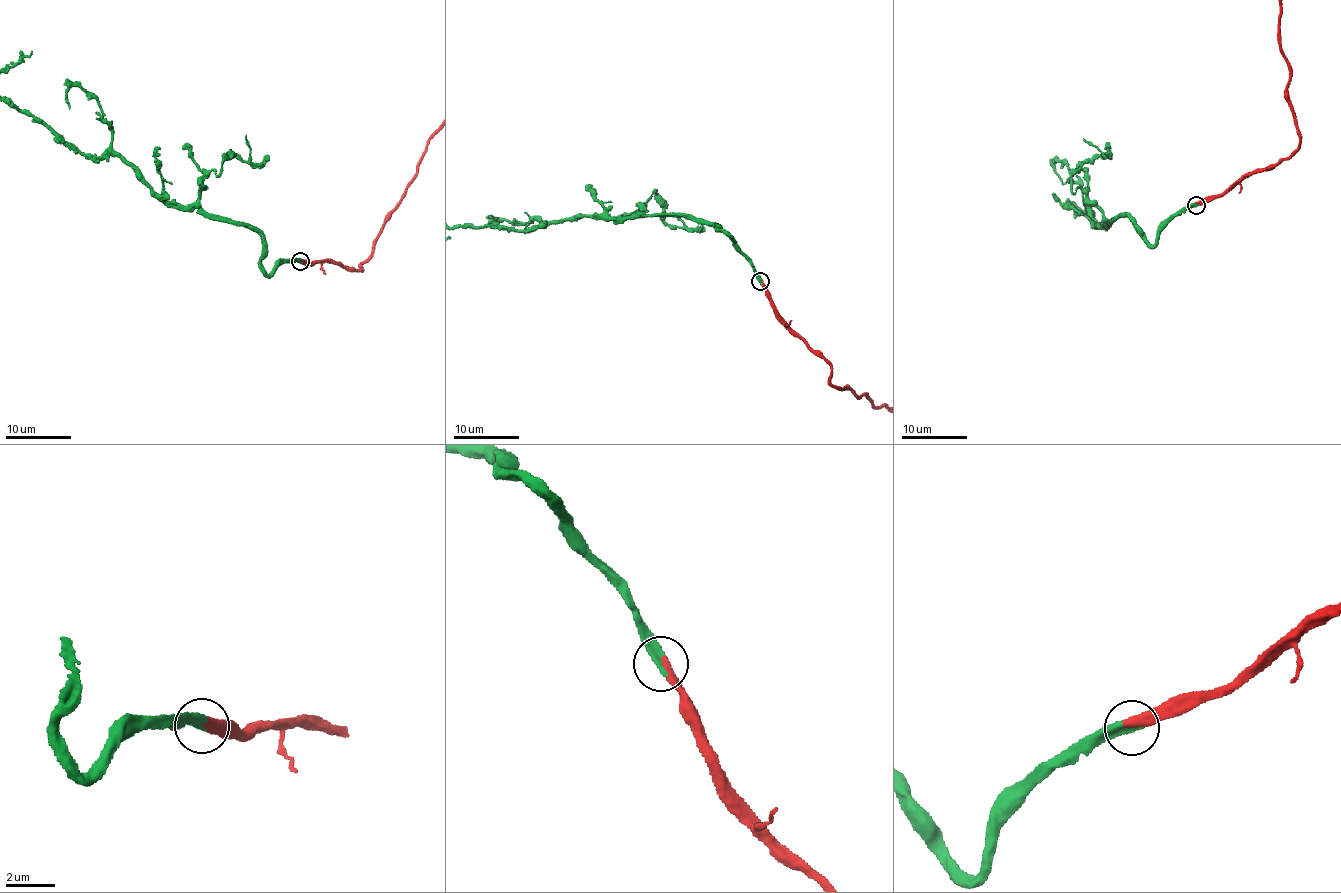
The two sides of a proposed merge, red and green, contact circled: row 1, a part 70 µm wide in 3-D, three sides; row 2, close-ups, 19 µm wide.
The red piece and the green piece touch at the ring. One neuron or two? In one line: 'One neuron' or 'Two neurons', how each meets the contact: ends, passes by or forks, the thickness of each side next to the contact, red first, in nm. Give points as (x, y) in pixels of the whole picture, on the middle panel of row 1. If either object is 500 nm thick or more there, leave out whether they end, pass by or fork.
One neuron. At the ring red ends. At the ring green ends. Thickness 400 nm (red) against 360 nm

